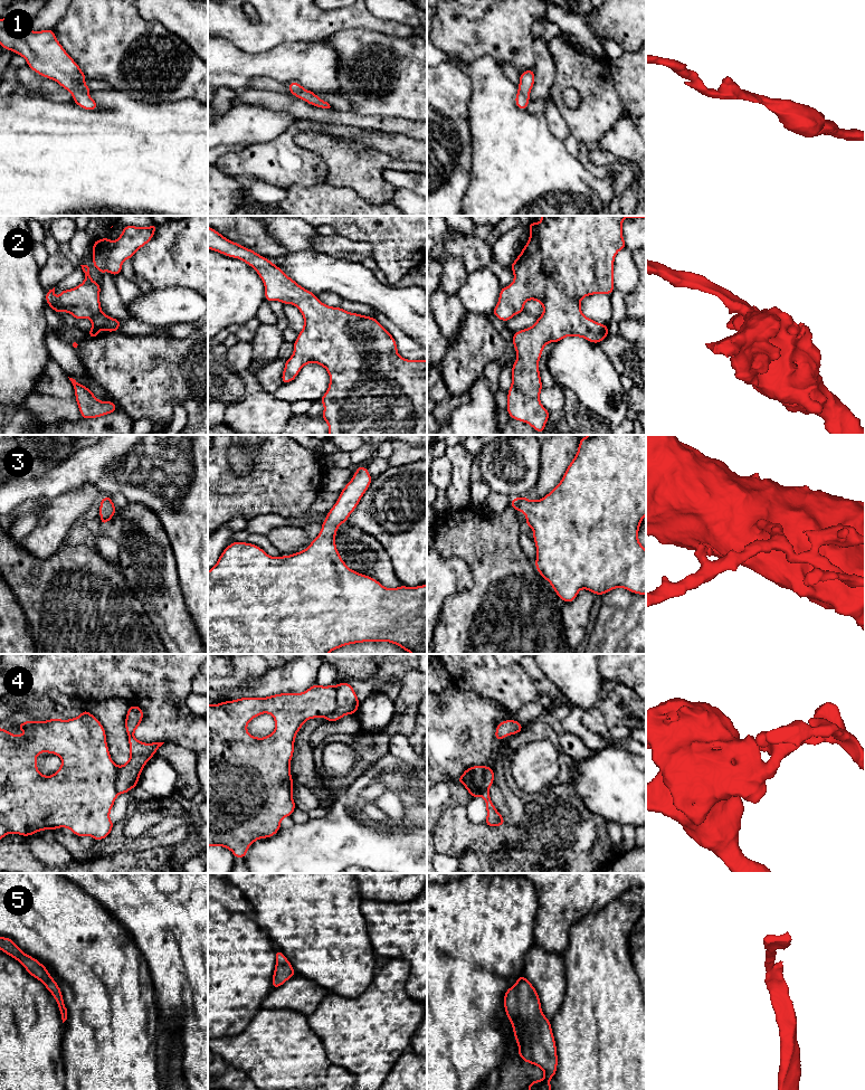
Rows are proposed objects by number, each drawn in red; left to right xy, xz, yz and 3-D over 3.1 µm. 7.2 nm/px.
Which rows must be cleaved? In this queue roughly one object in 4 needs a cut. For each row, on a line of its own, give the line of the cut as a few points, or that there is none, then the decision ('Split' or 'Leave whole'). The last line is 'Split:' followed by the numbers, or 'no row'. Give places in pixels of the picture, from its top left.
1: No split. Leave whole
2: No split. Leave whole
3: No split. Leave whole
4: Split along xz (336, 686), (336, 708), (324, 717). Split
5: No split. Leave whole
Split: 4

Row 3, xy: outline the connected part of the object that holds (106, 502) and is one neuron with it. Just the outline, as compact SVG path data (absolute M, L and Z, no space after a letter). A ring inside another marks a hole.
M104 496L99 505L101 524L106 524L114 516L116 510L111 496Z

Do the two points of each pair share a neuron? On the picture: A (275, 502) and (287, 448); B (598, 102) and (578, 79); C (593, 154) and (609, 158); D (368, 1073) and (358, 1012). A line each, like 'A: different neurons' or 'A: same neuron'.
A: same neuron
B: same neuron
C: same neuron
D: same neuron

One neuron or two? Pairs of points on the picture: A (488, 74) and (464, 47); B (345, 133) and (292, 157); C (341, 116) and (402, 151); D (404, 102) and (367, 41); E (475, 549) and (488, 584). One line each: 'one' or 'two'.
A: two
B: one
C: two
D: one
E: one

